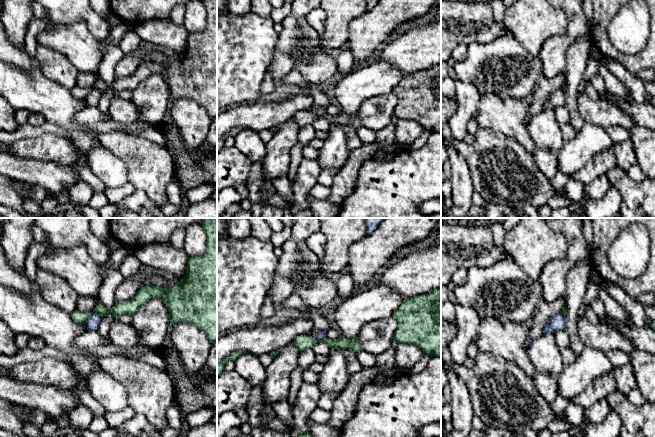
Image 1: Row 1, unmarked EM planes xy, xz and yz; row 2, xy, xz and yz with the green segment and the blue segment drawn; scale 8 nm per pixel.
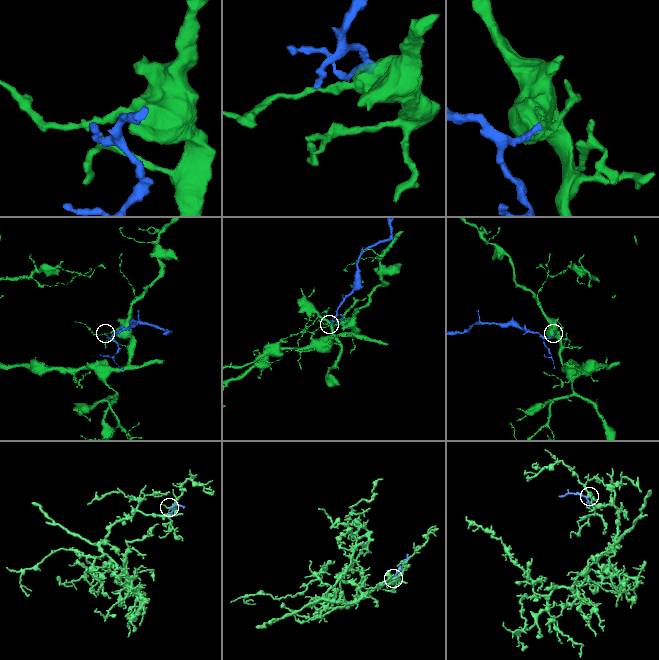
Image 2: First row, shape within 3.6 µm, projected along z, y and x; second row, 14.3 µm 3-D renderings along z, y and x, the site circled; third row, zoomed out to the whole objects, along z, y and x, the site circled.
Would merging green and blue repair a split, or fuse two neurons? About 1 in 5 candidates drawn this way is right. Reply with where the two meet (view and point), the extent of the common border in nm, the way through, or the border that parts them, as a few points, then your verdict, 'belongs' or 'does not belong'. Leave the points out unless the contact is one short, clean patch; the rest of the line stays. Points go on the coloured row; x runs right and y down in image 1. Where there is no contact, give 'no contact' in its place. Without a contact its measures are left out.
contact xy (92, 313); length 150 nm; border xy (102, 316), (98, 313), (93, 313), (86, 324); does not belong

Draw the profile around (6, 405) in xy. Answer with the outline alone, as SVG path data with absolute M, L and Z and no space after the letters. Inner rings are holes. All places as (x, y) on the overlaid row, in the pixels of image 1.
M0 398L0 408L1 409L14 413L22 421L23 425L29 423L25 419L25 414L21 410L14 411L13 406L14 406L13 403Z

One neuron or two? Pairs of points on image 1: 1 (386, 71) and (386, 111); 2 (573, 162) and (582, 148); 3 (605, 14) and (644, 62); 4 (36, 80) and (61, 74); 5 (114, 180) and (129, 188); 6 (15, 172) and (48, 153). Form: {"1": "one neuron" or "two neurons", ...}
{"1": "two neurons", "2": "one neuron", "3": "one neuron", "4": "two neurons", "5": "two neurons", "6": "two neurons"}

